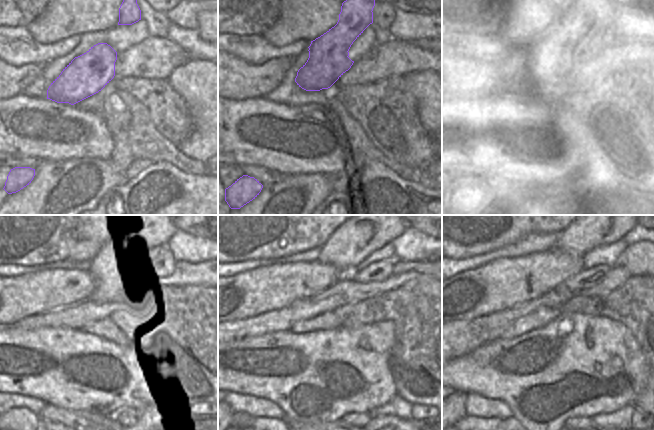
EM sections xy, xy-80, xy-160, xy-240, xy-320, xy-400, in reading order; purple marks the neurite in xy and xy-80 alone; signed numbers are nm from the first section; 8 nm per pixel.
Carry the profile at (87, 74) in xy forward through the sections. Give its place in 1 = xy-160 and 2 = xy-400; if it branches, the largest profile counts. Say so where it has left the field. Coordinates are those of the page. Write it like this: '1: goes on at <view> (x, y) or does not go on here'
1: goes on at xy-160 (557, 51)
2: goes on at xy-400 (581, 235)

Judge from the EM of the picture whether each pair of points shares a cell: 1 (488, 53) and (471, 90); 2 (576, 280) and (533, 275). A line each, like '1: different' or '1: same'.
1: different
2: different

